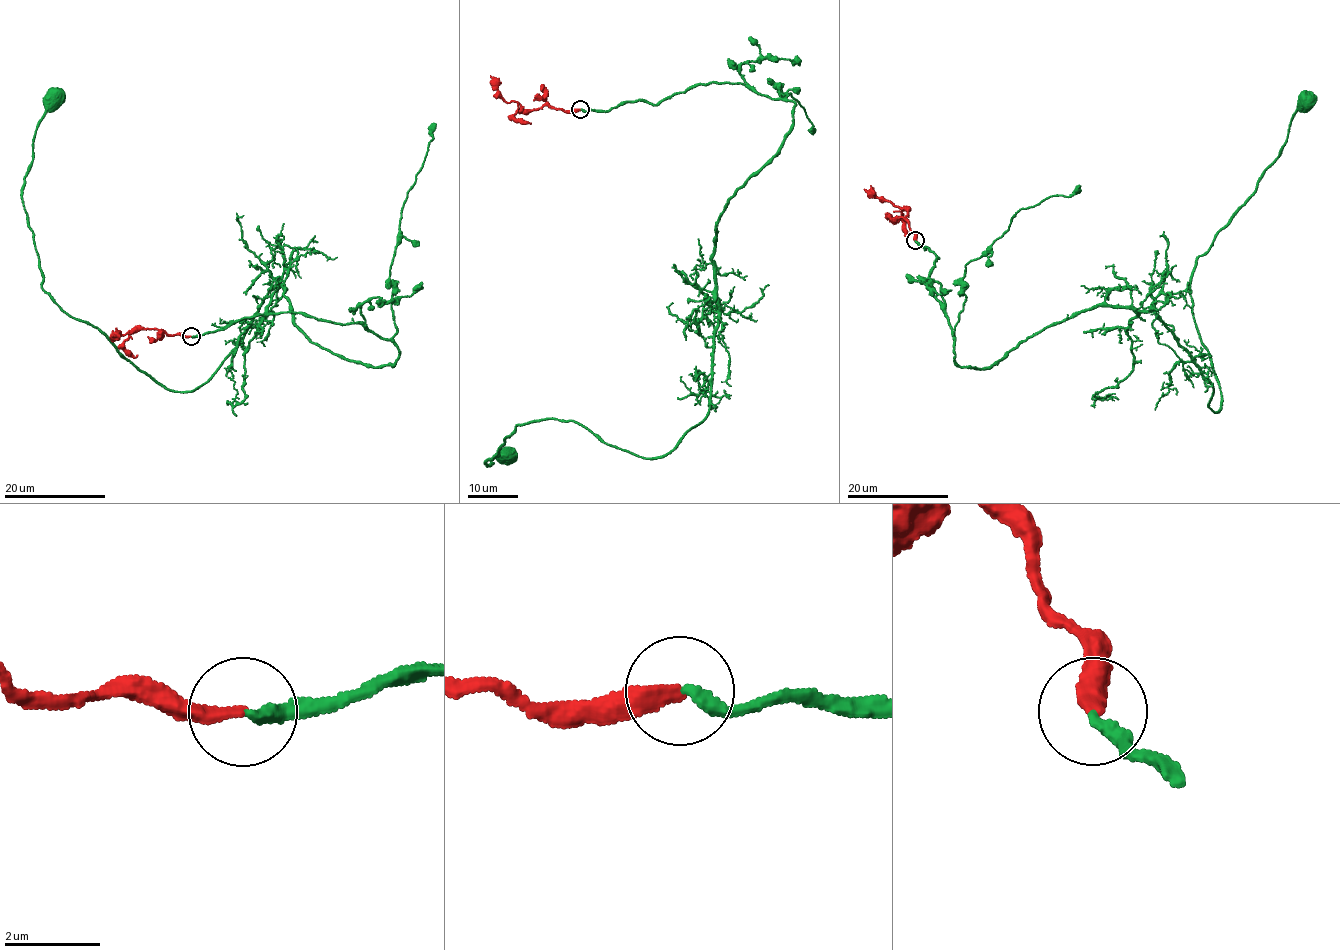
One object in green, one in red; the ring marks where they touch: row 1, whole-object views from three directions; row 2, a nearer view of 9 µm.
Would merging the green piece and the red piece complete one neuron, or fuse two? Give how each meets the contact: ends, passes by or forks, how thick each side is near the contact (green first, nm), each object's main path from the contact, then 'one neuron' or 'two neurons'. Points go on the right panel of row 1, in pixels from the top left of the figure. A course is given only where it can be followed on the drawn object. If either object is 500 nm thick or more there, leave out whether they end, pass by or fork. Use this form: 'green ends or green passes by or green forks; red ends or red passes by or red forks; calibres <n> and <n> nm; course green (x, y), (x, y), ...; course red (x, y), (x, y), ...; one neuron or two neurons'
green ends; red ends; calibres 260 and 320 nm; course green (915, 240), (938, 259), (931, 290), (960, 366), (1130, 305), (1185, 350), (1217, 413), (1189, 278), (1307, 101); course red (915, 240), (906, 209), (872, 198), (863, 189); one neuron

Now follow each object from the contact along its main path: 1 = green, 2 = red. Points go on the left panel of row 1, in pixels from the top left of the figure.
1: (191, 336), (304, 313), (399, 358), (278, 280), (161, 387), (43, 288), (55, 97)
2: (191, 336), (139, 329), (116, 336), (117, 339), (112, 335)

